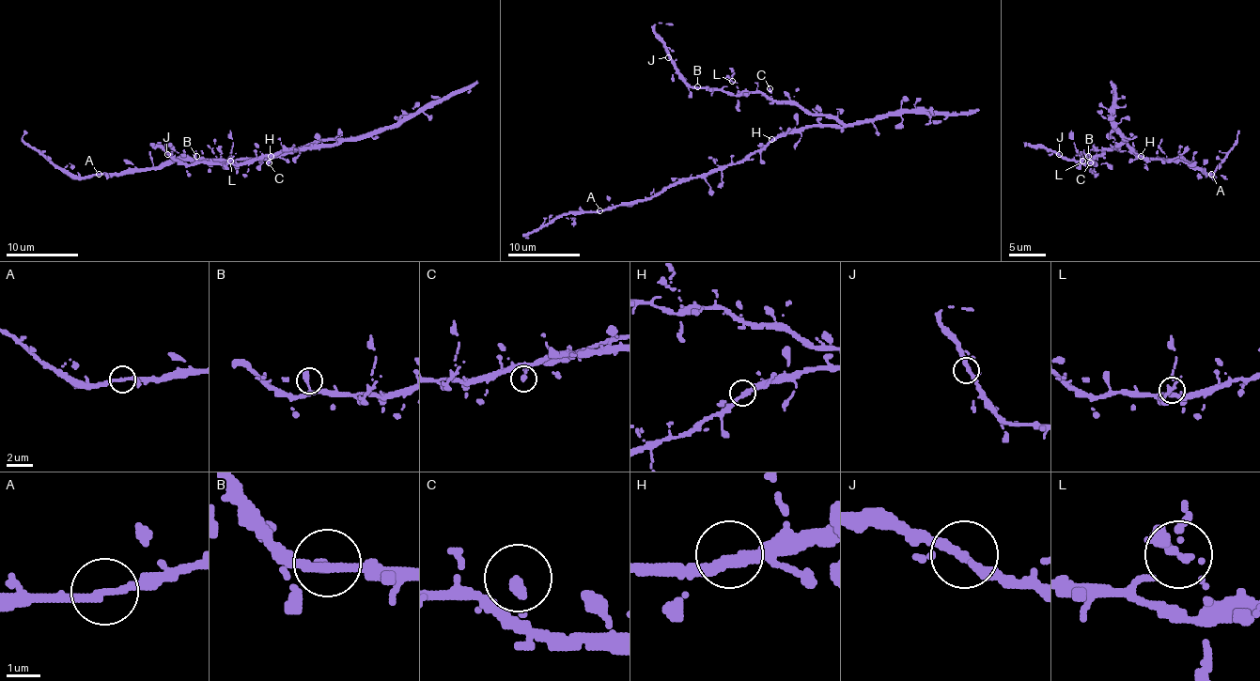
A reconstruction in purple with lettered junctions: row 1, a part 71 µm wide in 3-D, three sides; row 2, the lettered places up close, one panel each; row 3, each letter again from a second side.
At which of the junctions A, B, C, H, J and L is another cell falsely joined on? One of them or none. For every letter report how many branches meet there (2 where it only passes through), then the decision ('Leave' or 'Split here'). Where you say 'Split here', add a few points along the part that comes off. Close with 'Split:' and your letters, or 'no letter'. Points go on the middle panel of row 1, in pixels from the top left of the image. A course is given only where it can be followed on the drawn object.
A: Branches: 2. Leave
B: Branches: 2. Leave
C: Branches: 1. Leave
H: Branches: 2. Leave
J: Branches: 2. Leave
L: Branches: 1. Leave
Split: no letter

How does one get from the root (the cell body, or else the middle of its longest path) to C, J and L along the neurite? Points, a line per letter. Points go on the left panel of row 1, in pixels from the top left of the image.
C: (272, 157), (300, 150), (318, 141), (316, 147), (275, 152), (271, 156), (269, 162)
J: (272, 157), (300, 150), (318, 141), (316, 147), (288, 148), (241, 162), (183, 164), (167, 154)
L: (272, 157), (318, 141), (316, 147), (265, 154), (238, 164), (230, 161)

